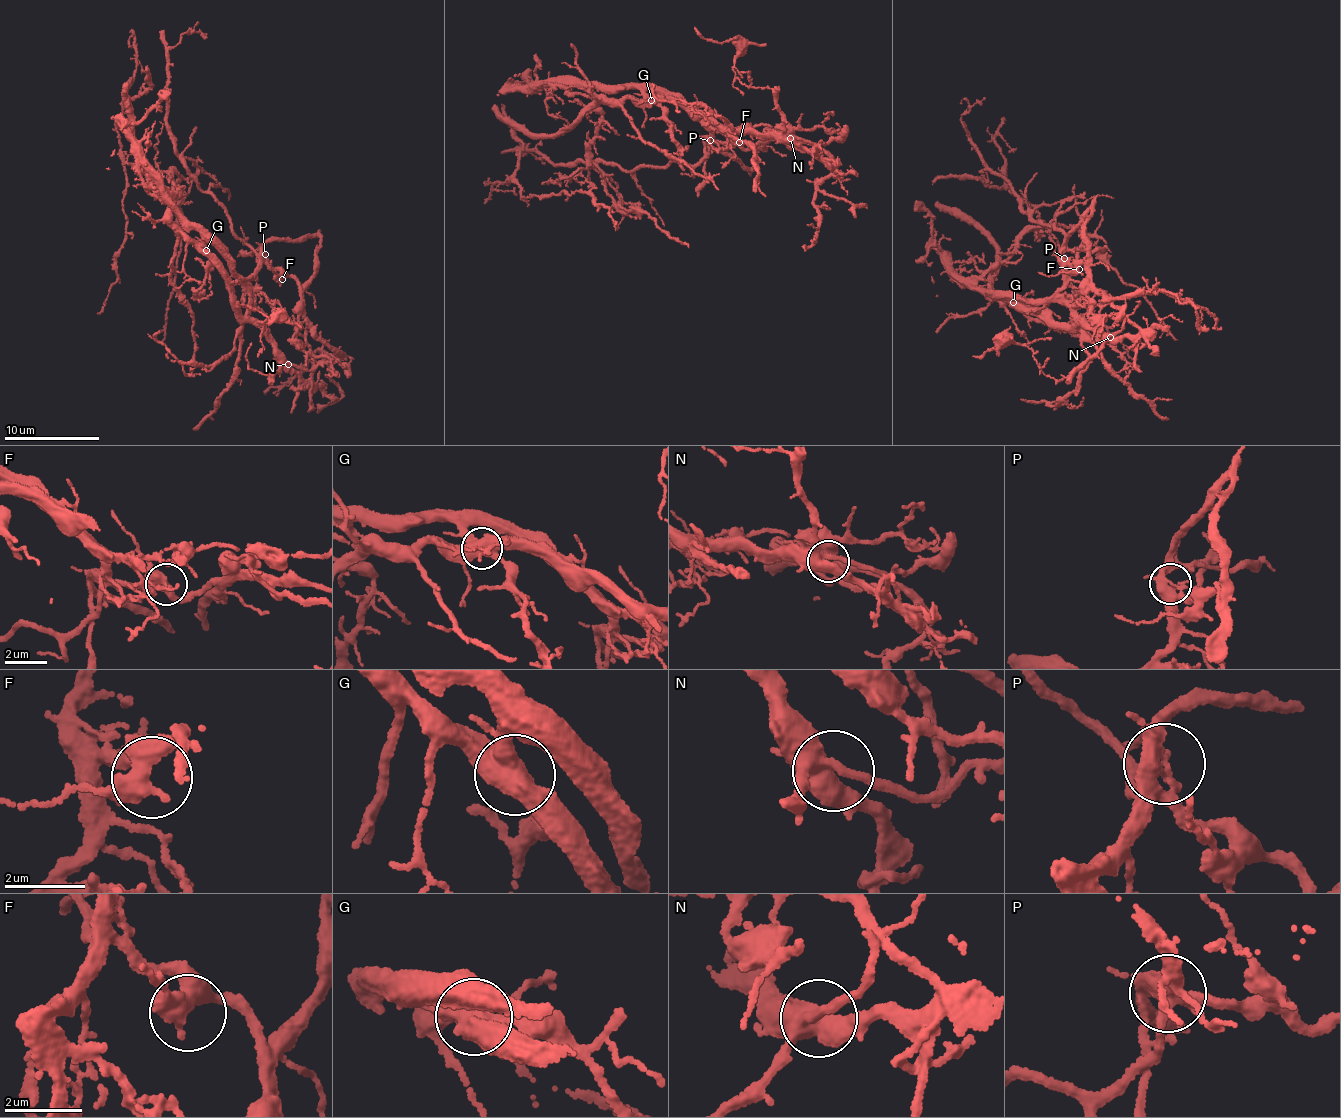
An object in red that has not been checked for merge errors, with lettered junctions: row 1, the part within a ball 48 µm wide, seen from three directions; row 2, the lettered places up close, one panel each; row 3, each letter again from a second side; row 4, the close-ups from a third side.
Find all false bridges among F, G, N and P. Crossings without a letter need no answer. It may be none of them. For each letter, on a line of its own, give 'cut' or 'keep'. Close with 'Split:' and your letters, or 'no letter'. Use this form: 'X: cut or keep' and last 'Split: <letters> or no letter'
F: keep
G: cut
N: keep
P: cut
Split: G, P

